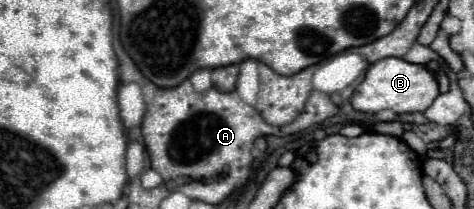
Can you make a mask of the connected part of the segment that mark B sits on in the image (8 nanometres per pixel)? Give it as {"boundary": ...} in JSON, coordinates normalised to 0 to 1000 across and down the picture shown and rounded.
{"boundary":[[[814,273],[776,321],[768,388],[751,416],[738,493],[751,531],[797,541],[806,522],[823,522],[831,541],[873,541],[899,531],[924,445],[920,368],[895,311],[873,311],[840,273]]]}

